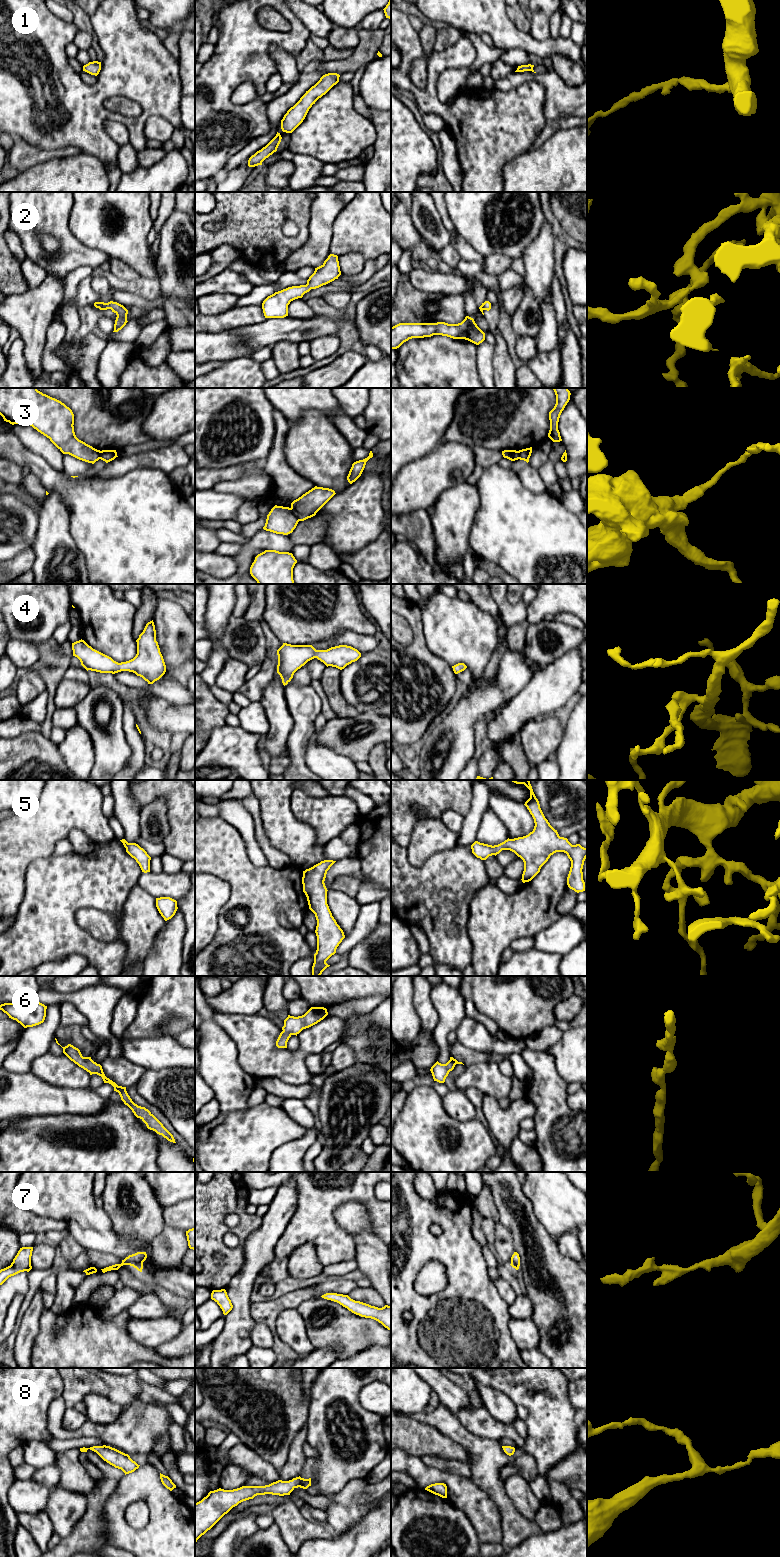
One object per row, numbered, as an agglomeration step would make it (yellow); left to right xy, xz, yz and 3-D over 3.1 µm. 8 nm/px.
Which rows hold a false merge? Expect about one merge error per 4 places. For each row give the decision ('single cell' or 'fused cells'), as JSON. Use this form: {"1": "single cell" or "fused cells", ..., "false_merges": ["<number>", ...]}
{"1": "single cell", "2": "single cell", "3": "fused cells", "4": "single cell", "5": "single cell", "6": "single cell", "7": "single cell", "8": "single cell", "false_merges": ["3"]}

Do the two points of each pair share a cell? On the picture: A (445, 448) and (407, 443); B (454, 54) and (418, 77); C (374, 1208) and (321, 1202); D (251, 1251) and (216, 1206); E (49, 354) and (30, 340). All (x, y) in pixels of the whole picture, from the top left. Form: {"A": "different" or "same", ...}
{"A": "different", "B": "different", "C": "same", "D": "different", "E": "different"}

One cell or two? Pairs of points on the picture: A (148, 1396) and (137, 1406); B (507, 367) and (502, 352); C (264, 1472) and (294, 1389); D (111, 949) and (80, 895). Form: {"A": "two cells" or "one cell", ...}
{"A": "two cells", "B": "one cell", "C": "two cells", "D": "one cell"}

